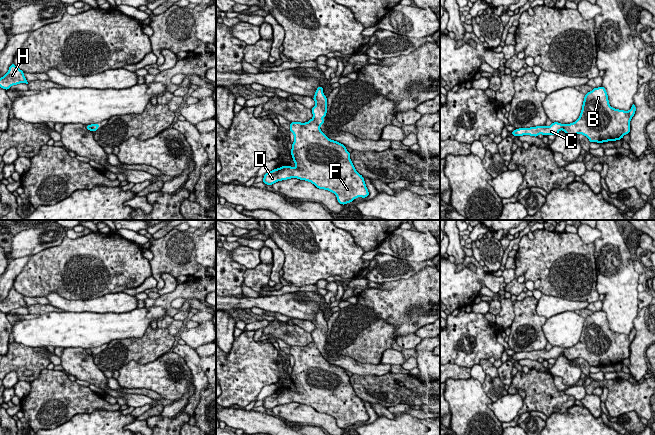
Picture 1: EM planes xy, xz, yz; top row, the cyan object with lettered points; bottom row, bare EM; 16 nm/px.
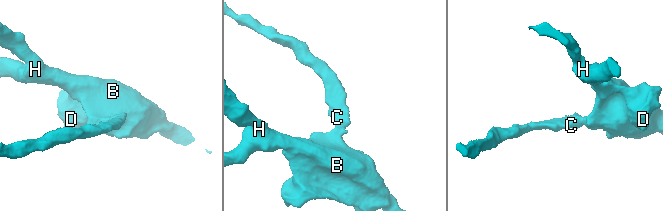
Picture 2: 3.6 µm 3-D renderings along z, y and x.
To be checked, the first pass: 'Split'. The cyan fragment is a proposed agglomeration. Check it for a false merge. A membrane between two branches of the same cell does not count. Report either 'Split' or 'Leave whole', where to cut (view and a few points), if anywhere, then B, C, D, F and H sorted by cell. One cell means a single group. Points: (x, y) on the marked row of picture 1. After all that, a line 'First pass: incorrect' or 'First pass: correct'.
Split. Split along xz (313, 117), (319, 126). Groups: B D F H / C
First pass: correct

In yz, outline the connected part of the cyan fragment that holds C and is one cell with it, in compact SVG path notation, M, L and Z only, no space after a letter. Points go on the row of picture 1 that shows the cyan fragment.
M553 122L549 127L543 125L543 126L536 126L536 127L530 127L530 128L519 128L515 129L511 132L514 136L523 136L523 135L530 135L537 137L539 134L542 135L557 135L560 130L563 130L565 124L561 124L558 122Z

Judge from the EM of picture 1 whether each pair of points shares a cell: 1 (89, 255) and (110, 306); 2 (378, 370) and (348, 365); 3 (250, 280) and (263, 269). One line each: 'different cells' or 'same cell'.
1: different cells
2: same cell
3: same cell

